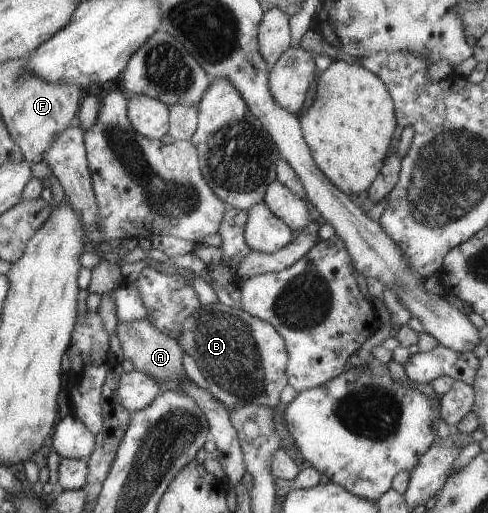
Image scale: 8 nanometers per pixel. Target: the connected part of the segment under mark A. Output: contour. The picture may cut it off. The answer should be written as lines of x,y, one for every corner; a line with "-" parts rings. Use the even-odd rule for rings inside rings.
147,319
134,320
131,322
119,322
117,325
117,336
121,342
121,349
125,360
133,363
134,370
146,374
149,378
154,378
168,389
181,389
180,382
189,380
183,367
183,355
185,351
179,345
177,339
168,337
160,333

